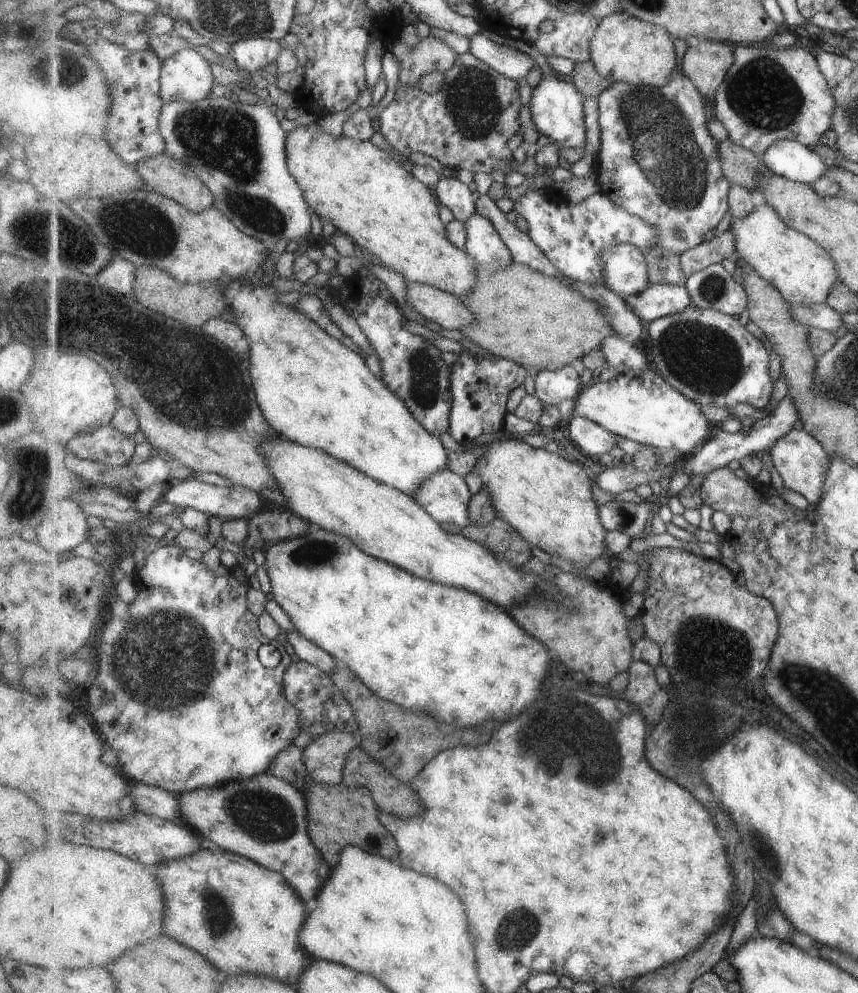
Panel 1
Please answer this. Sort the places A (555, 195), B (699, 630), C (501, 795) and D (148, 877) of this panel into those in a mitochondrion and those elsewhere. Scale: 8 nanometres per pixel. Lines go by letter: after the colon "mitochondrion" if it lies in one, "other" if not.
A: other
B: mitochondrion
C: mitochondrion
D: other

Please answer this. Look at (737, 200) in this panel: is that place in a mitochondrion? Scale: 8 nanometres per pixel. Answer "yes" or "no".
no

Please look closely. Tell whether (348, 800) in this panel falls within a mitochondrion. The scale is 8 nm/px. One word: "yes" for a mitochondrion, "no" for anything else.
no

